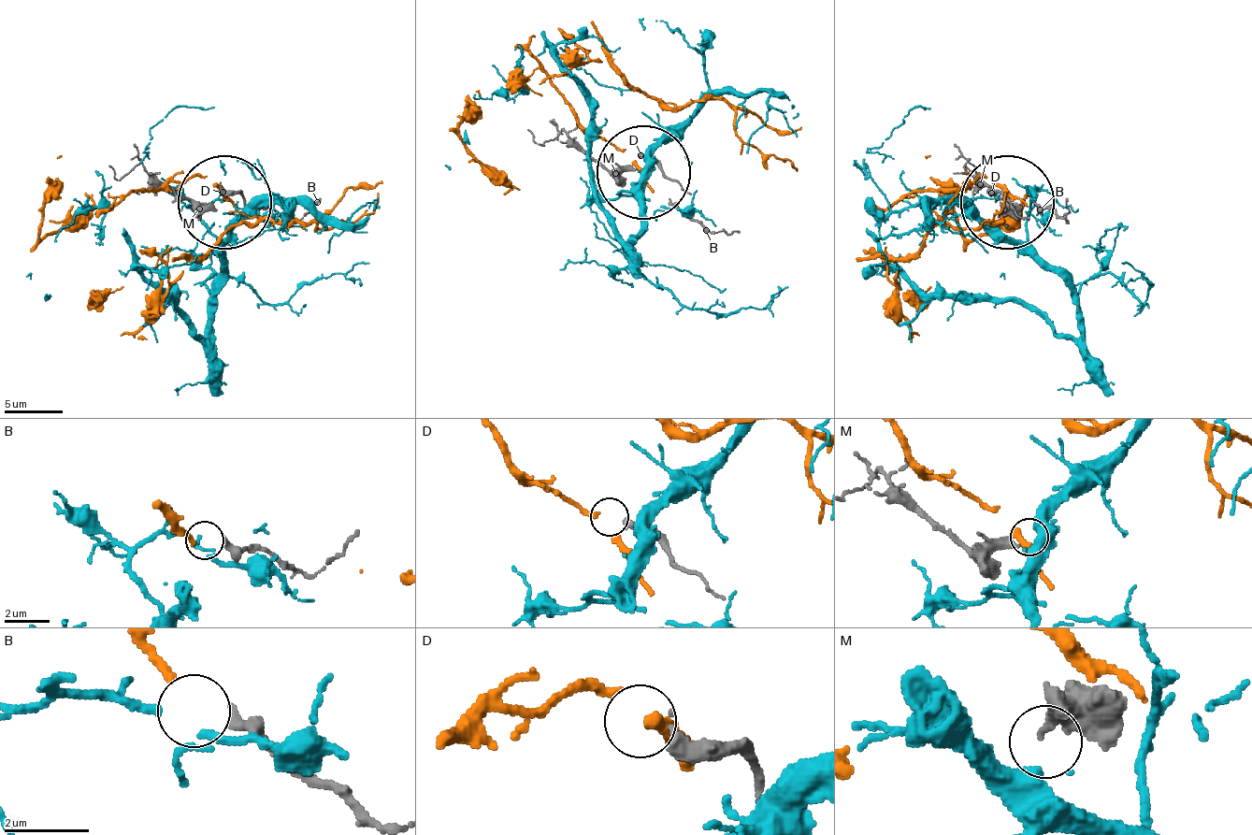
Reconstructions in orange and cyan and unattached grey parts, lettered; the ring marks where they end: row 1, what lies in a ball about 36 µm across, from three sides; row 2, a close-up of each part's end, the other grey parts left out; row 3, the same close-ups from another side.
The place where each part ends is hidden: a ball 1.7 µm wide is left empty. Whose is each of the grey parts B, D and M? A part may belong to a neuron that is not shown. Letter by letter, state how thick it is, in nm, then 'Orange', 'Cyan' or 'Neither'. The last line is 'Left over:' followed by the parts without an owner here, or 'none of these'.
B: Thickness 360 nm. Orange
D: Thickness 400 nm. Neither
M: Thickness 400 nm. Cyan
Left over: D

